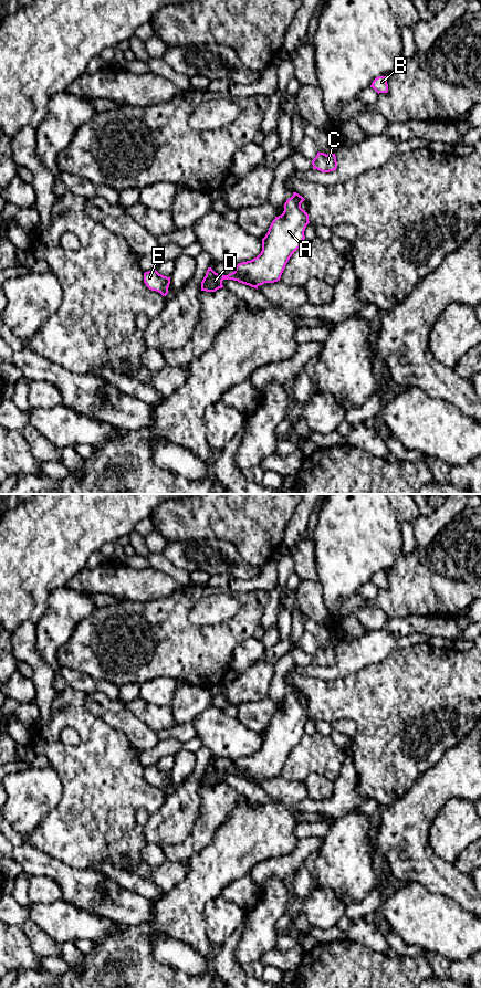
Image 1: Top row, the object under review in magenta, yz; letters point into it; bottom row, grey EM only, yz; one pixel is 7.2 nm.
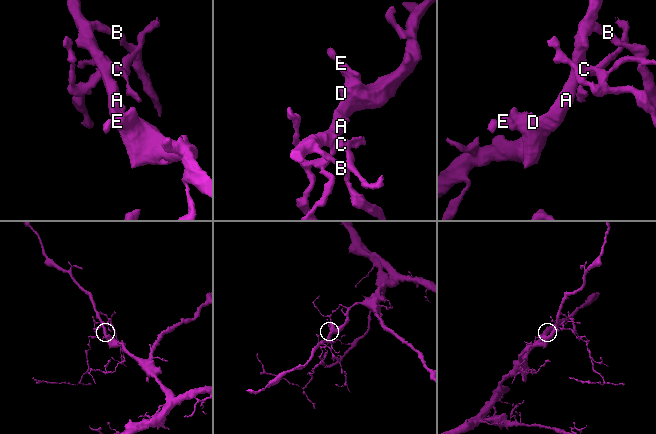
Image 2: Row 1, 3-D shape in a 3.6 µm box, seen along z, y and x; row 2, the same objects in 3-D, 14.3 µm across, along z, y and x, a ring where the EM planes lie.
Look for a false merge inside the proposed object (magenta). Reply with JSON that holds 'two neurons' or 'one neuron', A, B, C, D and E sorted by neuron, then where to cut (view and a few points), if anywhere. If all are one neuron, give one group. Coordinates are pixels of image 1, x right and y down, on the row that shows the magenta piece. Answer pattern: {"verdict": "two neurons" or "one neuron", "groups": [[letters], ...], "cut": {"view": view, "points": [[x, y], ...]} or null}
{"verdict": "one neuron", "groups": [["A", "B", "C", "D", "E"]], "cut": null}

